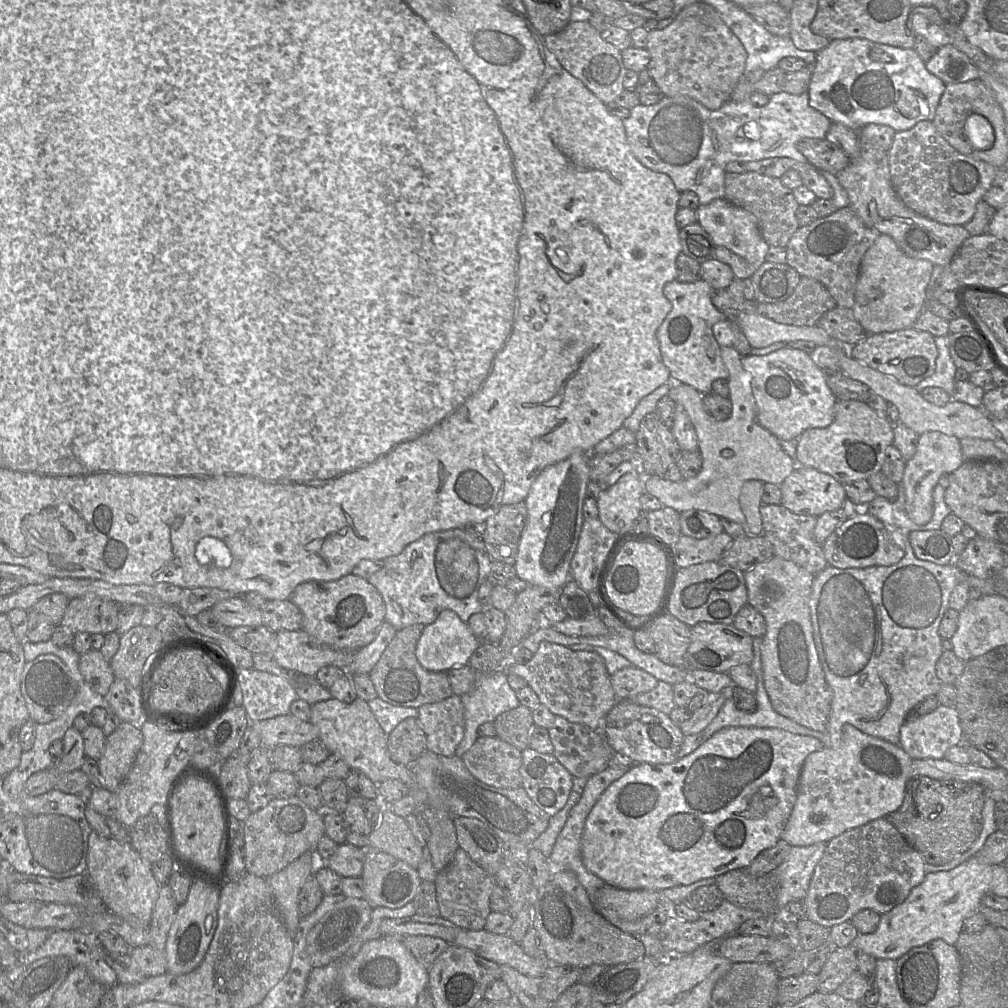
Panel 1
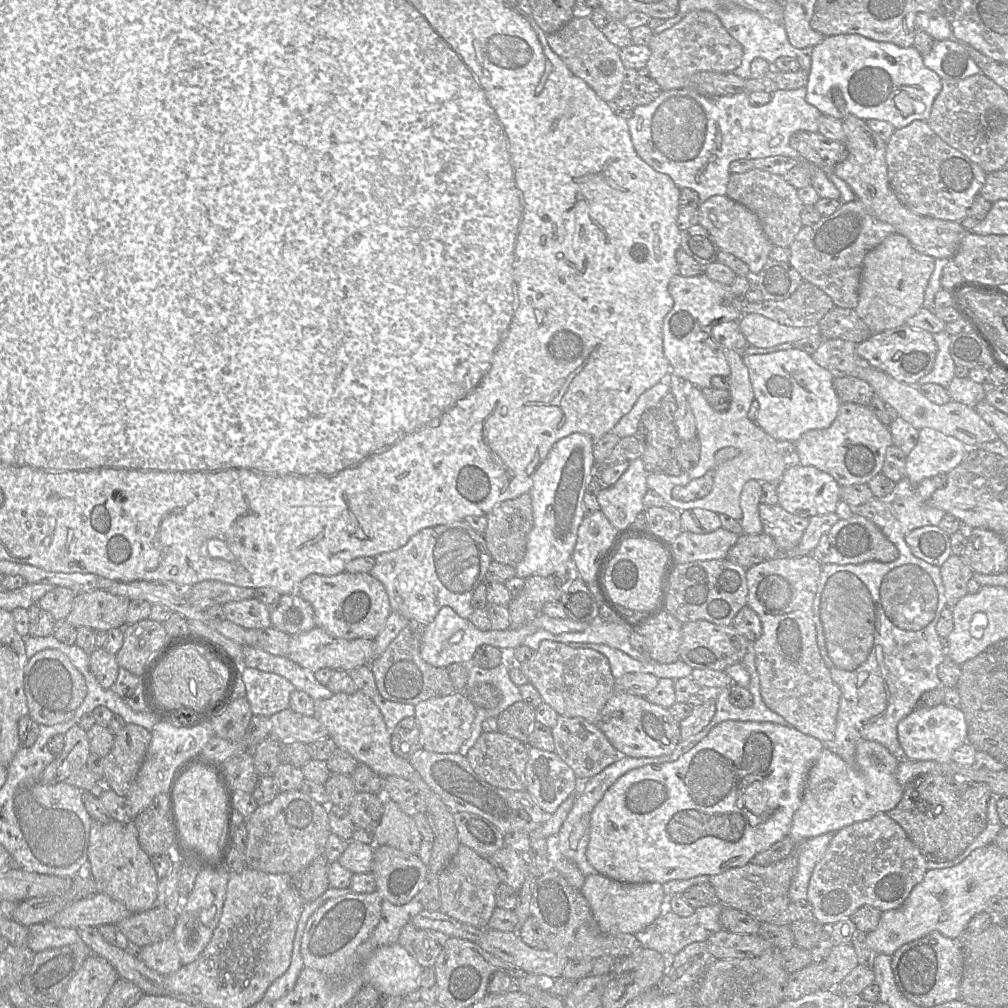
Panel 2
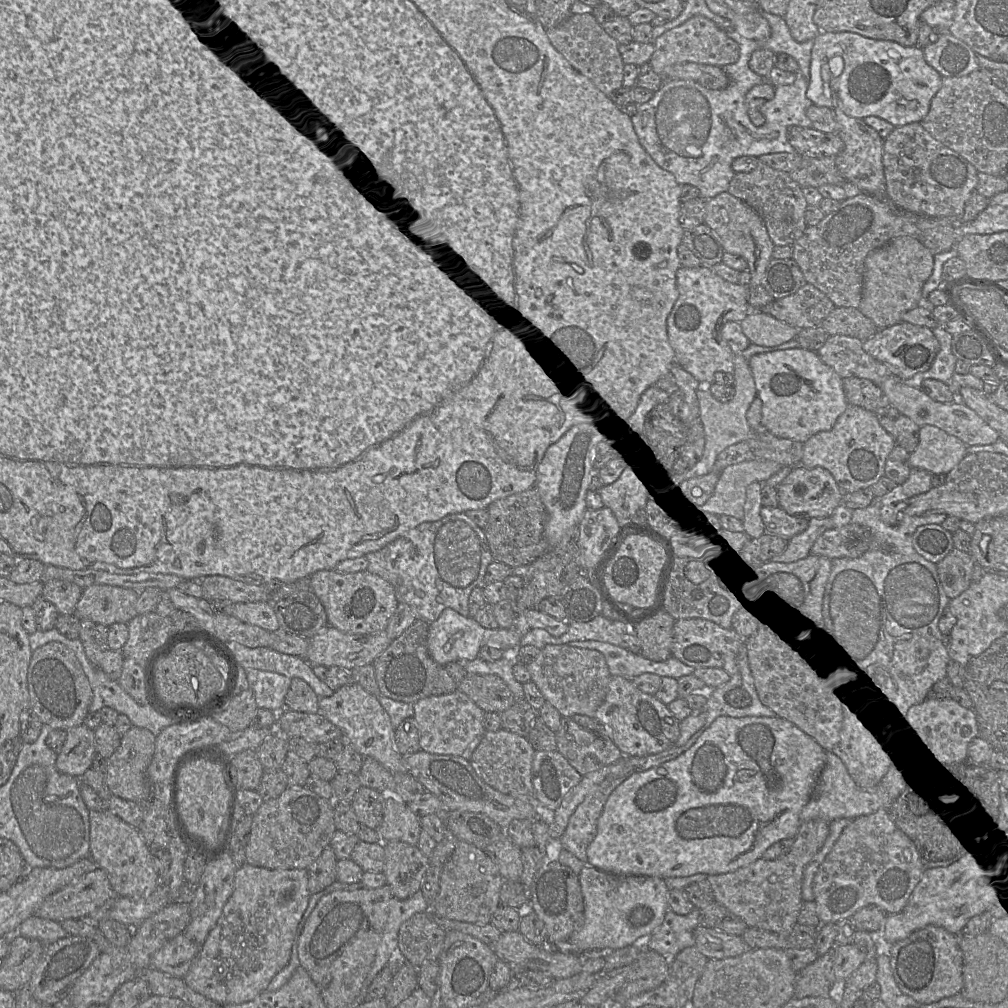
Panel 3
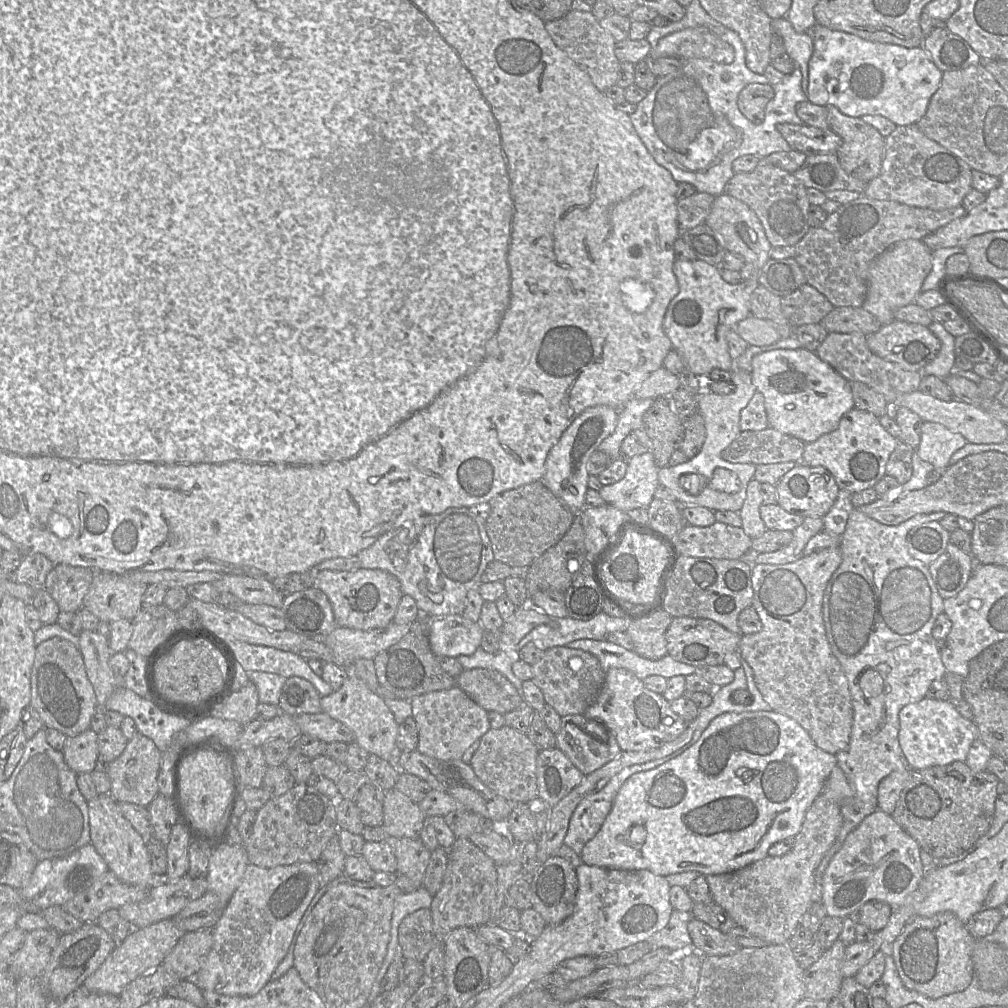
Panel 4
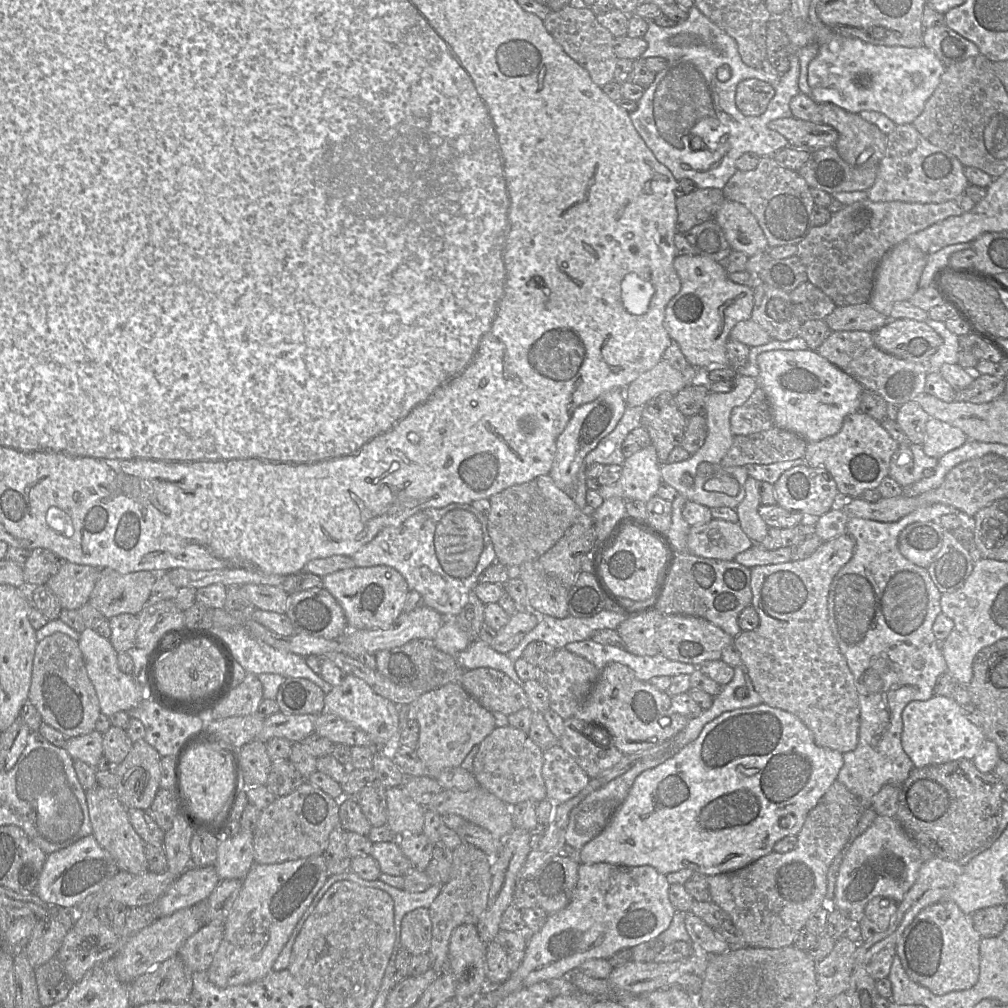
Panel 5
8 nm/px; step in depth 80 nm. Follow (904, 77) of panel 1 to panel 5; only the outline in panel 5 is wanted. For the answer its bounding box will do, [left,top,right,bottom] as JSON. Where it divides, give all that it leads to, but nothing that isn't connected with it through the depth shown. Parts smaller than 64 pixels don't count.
[808,34,945,125]

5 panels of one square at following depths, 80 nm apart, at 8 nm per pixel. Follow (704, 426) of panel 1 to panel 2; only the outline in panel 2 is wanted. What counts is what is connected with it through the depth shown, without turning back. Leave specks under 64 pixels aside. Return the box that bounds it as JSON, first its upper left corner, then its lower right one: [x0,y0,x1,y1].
[647,350,793,534]

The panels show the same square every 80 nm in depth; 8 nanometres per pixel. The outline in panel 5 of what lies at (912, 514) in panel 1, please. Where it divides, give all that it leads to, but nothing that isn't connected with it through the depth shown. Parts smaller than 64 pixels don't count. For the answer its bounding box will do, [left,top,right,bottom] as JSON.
[921,418,967,460]

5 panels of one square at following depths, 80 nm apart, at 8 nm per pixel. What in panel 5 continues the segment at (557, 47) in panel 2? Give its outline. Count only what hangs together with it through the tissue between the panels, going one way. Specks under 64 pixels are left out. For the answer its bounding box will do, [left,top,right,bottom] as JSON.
[543,5,618,87]

